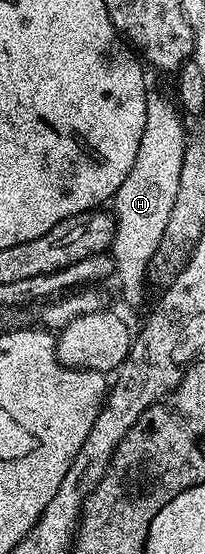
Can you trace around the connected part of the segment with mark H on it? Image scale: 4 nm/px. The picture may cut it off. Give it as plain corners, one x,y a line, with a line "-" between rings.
149,94
146,129
142,129
138,157
134,157
134,165
130,173
126,173
126,181
122,181
114,196
116,232
110,254
115,278
120,278
120,291
132,307
138,306
144,299
144,274
149,274
152,258
164,236
166,221
170,221
170,209
174,209
174,197
178,197
178,181
182,177
186,142
184,123
180,120
177,104
169,99
164,95

